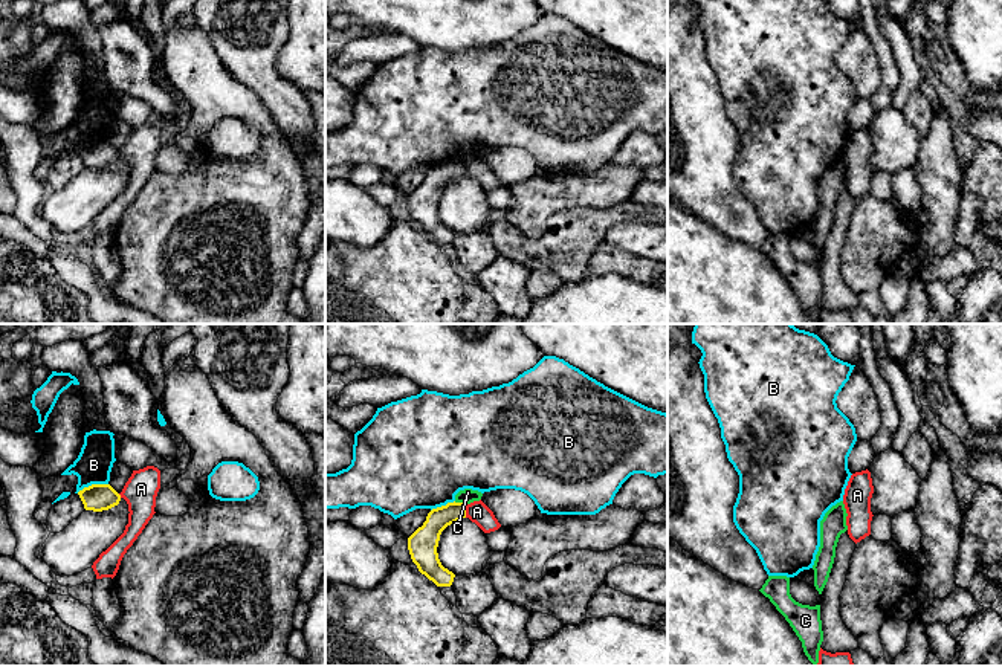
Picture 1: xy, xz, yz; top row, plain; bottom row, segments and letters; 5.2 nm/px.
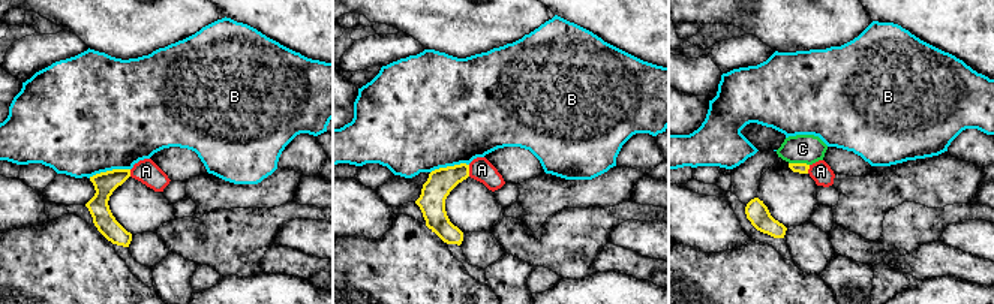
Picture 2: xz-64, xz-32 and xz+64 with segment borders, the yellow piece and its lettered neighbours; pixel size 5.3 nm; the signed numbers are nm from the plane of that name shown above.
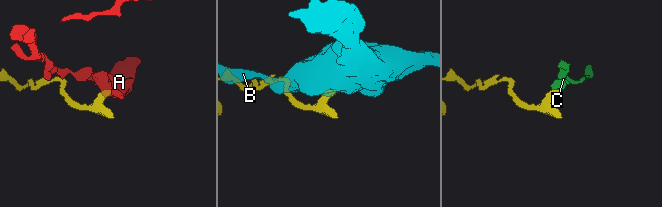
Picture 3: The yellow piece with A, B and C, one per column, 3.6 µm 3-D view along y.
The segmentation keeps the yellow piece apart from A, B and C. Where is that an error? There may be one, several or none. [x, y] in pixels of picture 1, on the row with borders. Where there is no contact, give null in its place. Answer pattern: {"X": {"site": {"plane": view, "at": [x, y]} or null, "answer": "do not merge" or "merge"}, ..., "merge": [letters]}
{"A": {"site": {"plane": "xz", "at": [465, 512]}, "answer": "do not merge"}, "B": {"site": {"plane": "xy", "at": [92, 484]}, "answer": "do not merge"}, "C": {"site": {"plane": "xz", "at": [460, 503]}, "answer": "do not merge"}, "merge": []}

